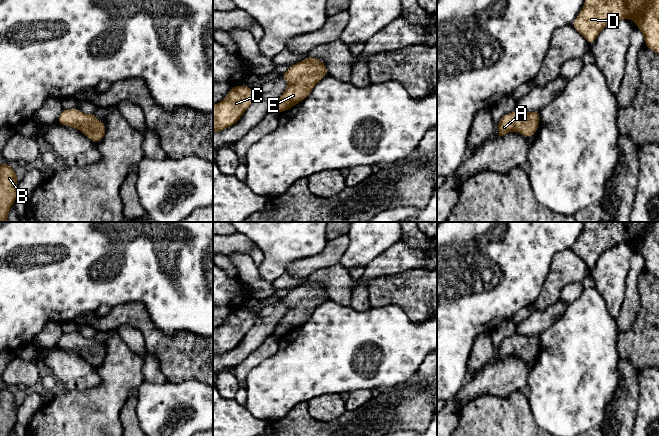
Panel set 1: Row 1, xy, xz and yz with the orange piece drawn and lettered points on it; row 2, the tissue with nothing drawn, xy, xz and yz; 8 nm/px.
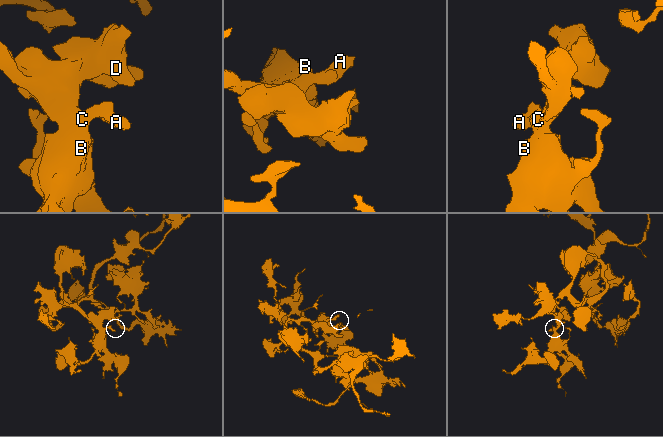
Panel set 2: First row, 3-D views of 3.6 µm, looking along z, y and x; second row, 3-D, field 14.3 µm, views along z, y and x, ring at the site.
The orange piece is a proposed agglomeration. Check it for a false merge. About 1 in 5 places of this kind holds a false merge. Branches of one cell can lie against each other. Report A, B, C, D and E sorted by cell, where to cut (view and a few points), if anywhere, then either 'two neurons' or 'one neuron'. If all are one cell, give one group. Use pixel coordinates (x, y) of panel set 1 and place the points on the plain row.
groups A B C D E; cut none; one neuron

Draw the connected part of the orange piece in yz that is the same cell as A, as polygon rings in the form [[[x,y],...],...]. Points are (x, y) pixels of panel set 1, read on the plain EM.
[[[515,334],[513,337],[505,338],[497,348],[498,361],[515,354],[521,359],[530,362],[535,359],[539,344],[540,335],[524,336]]]

